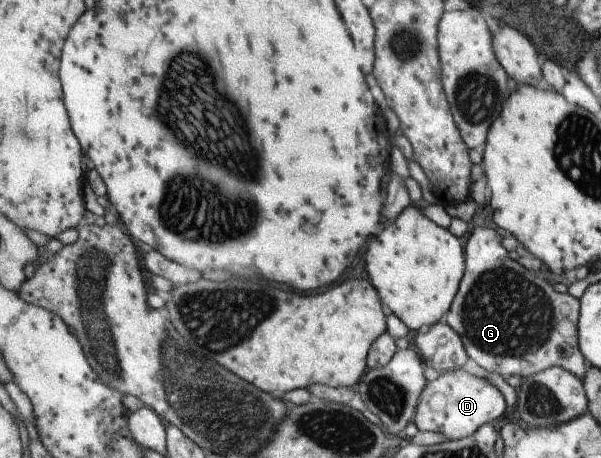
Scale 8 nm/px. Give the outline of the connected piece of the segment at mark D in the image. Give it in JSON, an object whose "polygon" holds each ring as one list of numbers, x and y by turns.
{"polygon":[[465,370,449,371,428,382,416,408,414,422,421,431,440,432,448,440,456,441,475,434,488,422,499,420,505,408,505,396,483,378]]}

